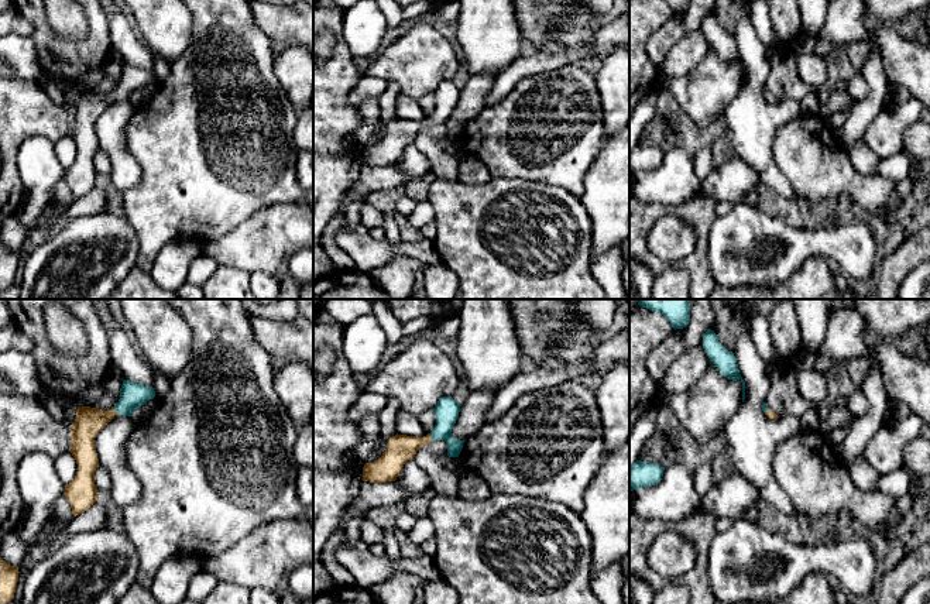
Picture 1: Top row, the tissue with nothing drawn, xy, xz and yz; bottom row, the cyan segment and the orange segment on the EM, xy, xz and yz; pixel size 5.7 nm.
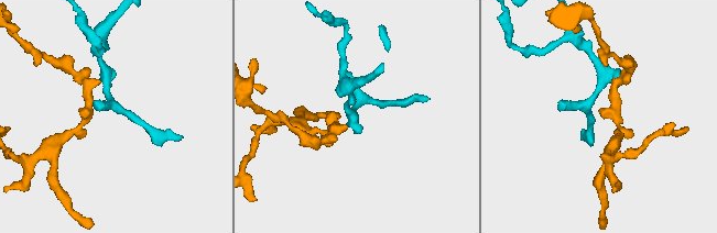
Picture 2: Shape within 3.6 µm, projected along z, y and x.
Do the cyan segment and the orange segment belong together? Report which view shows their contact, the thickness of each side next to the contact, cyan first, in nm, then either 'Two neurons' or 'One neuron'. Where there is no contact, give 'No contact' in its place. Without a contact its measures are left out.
Touches cyan in xy. Thickness 150 nm (cyan) against 160 nm. One neuron

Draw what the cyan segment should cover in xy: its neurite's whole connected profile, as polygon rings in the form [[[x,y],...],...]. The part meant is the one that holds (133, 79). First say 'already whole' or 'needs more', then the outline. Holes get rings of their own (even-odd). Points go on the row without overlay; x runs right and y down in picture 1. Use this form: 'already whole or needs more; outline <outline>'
needs more; outline [[[123,64],[119,86],[107,95],[78,90],[76,103],[71,109],[71,133],[76,144],[78,158],[65,168],[64,179],[71,188],[73,200],[85,196],[97,185],[95,155],[99,143],[95,131],[96,119],[117,99],[133,100],[134,95],[155,80],[152,71]]]

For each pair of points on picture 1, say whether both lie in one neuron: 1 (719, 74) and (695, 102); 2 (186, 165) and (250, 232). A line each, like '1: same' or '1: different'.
1: same
2: different

